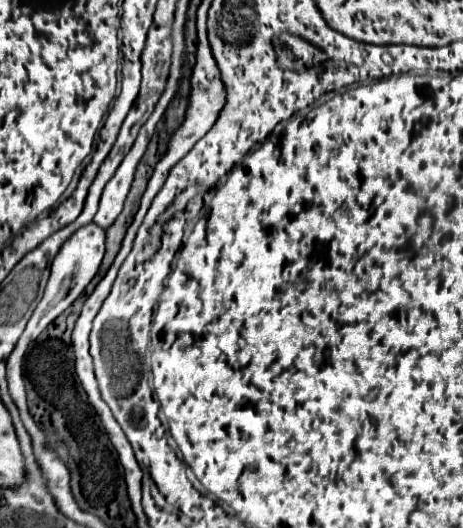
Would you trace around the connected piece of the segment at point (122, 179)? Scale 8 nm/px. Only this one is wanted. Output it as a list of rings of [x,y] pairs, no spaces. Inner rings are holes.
[[[129,153],[123,159],[123,163],[119,165],[117,173],[109,179],[109,183],[103,189],[101,203],[99,203],[99,211],[97,211],[97,215],[93,219],[95,225],[107,229],[109,225],[113,225],[113,221],[121,213],[123,203],[125,203],[125,197],[127,197],[129,187],[131,187],[131,181],[133,181],[133,173],[135,173],[131,169],[135,169],[135,167],[131,165],[131,153]],[[127,159],[129,159],[129,163],[127,163]]]

